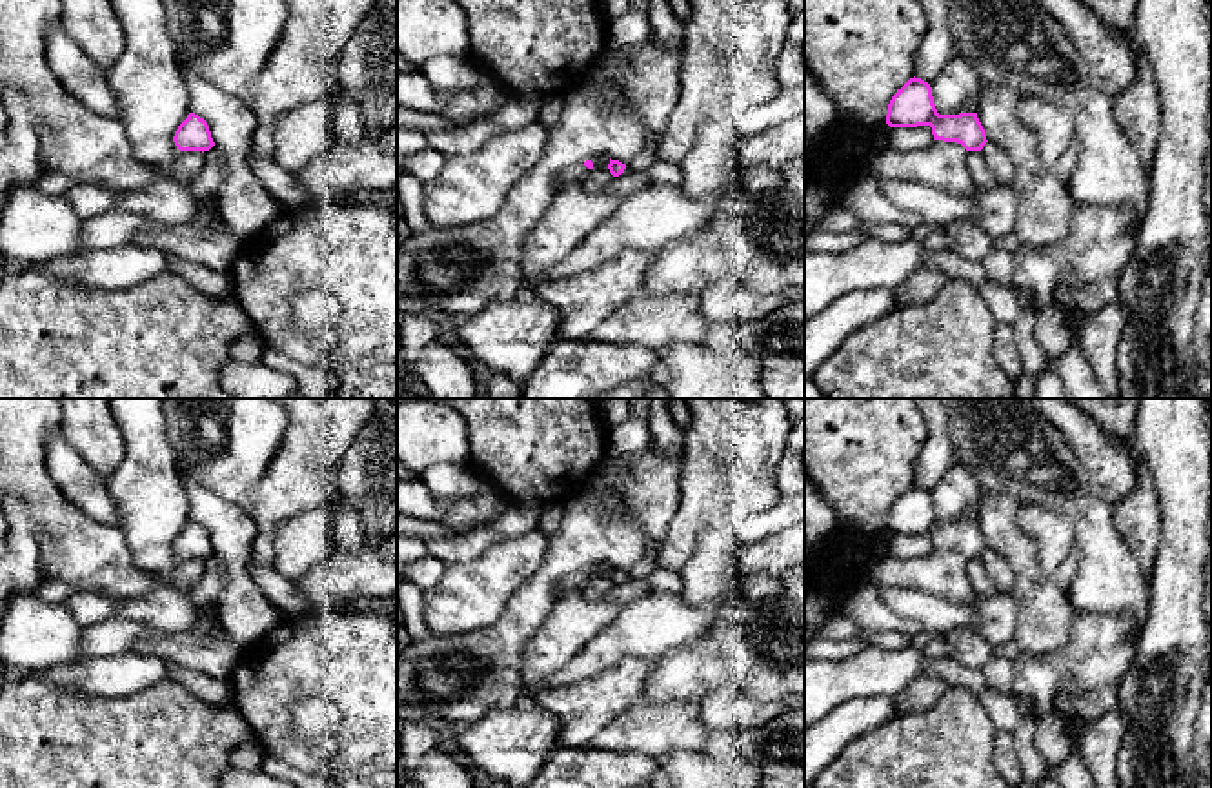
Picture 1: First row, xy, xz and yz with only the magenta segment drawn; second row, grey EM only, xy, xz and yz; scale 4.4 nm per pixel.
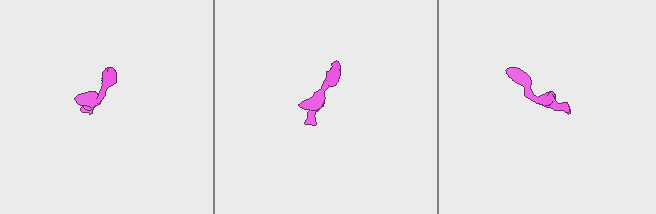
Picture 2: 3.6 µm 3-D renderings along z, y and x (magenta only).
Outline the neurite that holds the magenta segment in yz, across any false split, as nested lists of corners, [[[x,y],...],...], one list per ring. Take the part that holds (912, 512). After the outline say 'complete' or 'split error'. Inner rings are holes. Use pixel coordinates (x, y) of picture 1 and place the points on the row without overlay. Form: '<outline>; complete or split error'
[[[910,486],[888,511],[890,535],[930,533],[934,548],[957,550],[966,559],[981,559],[988,550],[977,520],[939,522],[932,495],[921,486]]]; complete

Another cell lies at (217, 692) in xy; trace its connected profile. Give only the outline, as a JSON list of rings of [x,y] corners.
[[[166,662],[169,681],[182,684],[195,697],[211,706],[229,706],[233,699],[233,688],[229,679],[215,679],[198,670],[180,666],[177,662]]]

